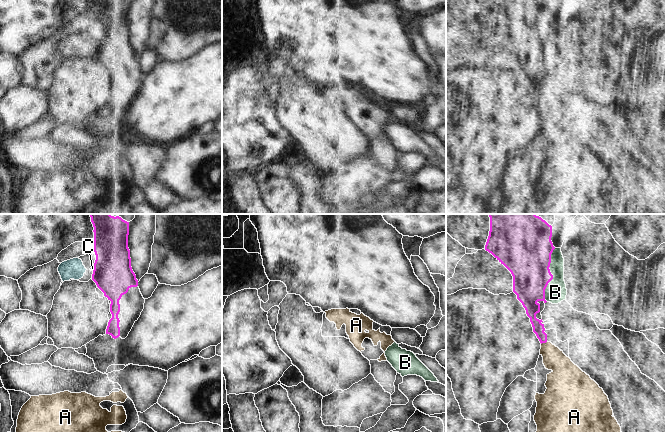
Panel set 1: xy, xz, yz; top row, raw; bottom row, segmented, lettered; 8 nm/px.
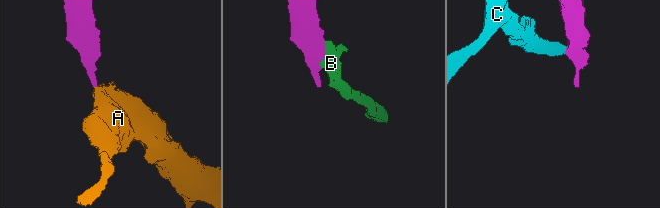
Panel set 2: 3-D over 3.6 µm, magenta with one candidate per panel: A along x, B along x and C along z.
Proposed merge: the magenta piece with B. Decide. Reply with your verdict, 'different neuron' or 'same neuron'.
different neuron

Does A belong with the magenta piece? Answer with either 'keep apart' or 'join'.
join

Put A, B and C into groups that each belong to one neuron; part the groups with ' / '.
A / B C

